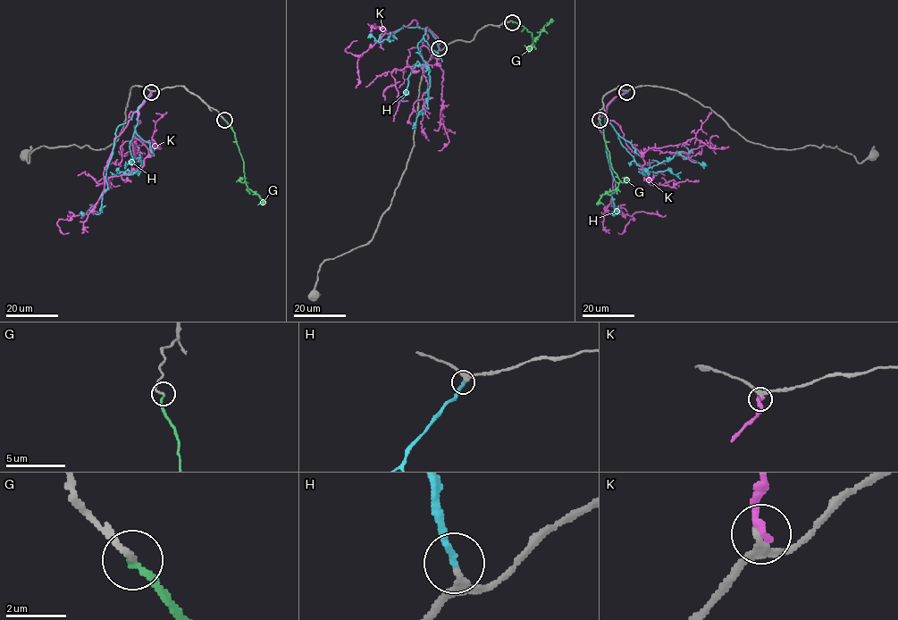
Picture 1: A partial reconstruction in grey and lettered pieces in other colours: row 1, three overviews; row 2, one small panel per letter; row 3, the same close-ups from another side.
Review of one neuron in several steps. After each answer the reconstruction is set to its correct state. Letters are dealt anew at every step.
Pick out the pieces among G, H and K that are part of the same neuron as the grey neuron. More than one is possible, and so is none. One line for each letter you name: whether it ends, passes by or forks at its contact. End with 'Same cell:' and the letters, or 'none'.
H: It ends there
Same cell: H

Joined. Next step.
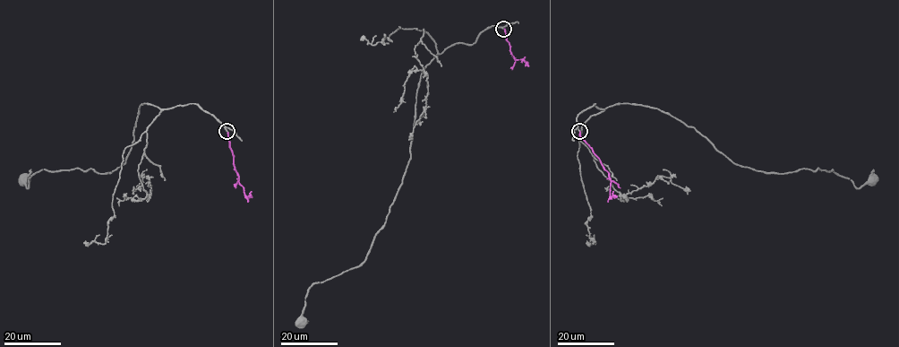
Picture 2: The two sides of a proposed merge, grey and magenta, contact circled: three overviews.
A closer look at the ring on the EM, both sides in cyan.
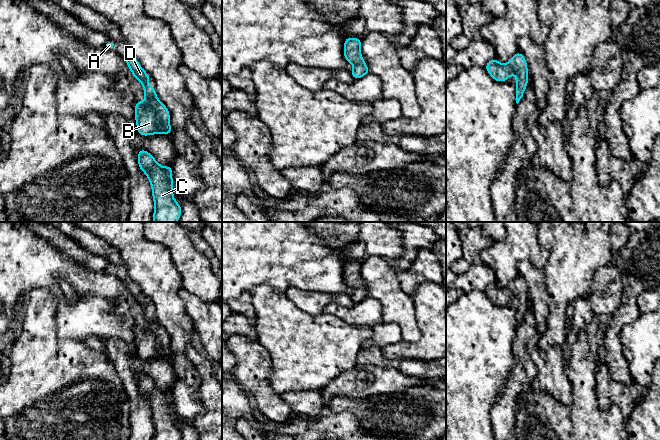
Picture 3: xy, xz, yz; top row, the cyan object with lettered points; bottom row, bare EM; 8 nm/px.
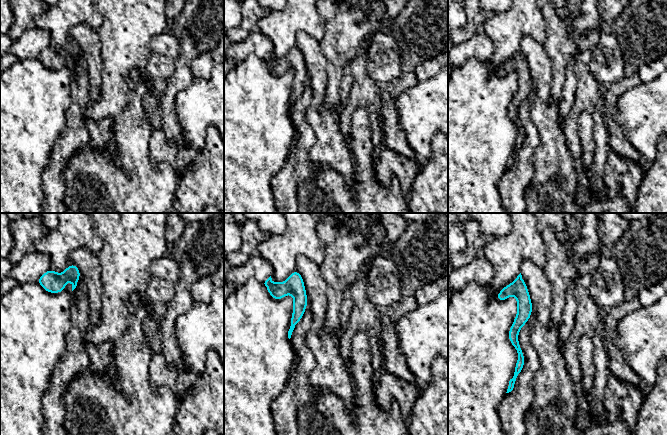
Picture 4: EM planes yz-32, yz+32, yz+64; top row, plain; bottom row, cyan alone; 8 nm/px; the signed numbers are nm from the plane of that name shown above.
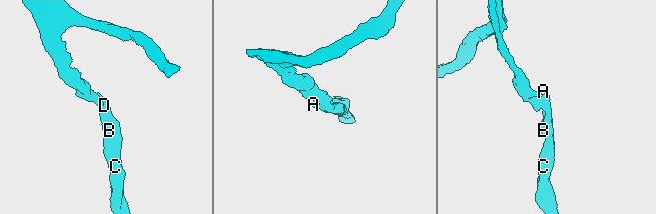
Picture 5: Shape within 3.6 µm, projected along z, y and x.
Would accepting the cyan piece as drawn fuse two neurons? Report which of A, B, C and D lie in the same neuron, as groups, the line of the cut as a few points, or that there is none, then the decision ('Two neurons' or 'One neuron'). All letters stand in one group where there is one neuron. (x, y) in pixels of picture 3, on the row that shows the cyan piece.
Groups: A B C D. No split. One neuron

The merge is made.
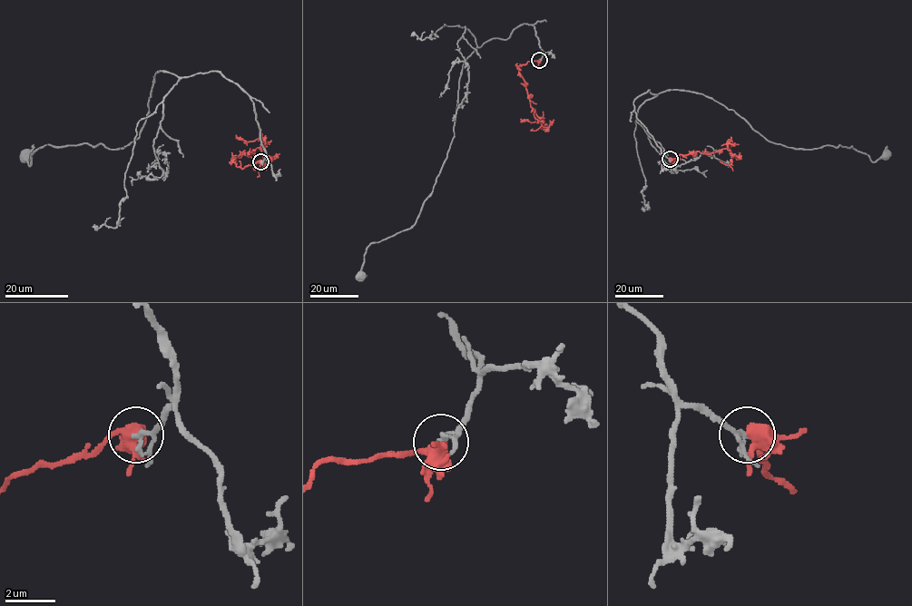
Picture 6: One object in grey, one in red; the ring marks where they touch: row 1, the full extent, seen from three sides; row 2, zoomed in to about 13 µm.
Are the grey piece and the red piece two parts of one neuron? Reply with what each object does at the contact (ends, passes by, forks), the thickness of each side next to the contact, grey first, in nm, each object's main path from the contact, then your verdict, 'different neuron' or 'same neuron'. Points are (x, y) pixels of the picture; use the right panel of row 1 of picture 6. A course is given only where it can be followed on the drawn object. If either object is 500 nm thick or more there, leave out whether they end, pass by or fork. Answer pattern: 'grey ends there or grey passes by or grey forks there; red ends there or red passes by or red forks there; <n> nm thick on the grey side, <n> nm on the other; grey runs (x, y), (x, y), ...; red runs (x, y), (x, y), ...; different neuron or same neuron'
grey passes by; red forks there; 170 nm thick on the grey side, 400 nm on the other; grey runs (670, 159), (634, 110), (633, 101), (649, 90), (711, 97), (788, 147), (852, 146), (873, 161), (886, 153); red runs (670, 159), (673, 164), (681, 154), (697, 151), (709, 154), (722, 148), (734, 156), (730, 165), (719, 161); same neuron

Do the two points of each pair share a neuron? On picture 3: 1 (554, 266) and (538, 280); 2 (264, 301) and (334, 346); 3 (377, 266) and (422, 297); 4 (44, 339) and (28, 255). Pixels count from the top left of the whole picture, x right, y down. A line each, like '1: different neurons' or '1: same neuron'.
1: different neurons
2: same neuron
3: different neurons
4: different neurons

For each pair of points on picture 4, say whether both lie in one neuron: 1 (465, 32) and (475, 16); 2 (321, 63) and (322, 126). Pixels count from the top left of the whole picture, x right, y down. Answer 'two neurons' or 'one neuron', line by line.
1: one neuron
2: one neuron

